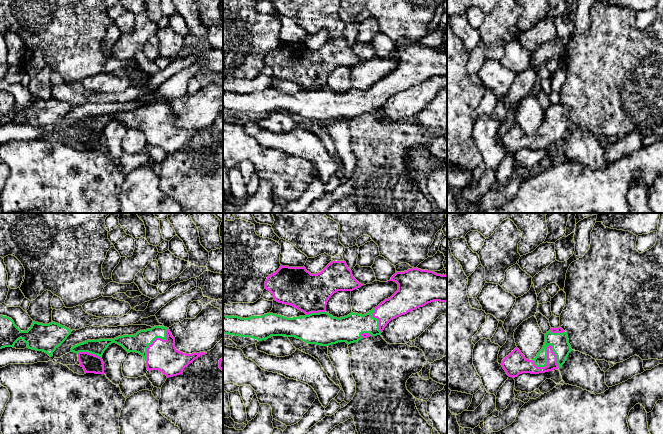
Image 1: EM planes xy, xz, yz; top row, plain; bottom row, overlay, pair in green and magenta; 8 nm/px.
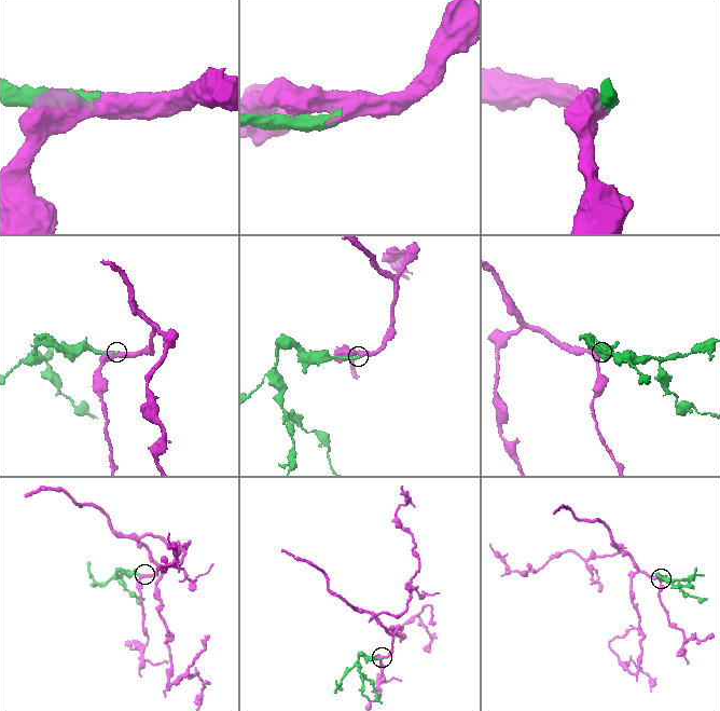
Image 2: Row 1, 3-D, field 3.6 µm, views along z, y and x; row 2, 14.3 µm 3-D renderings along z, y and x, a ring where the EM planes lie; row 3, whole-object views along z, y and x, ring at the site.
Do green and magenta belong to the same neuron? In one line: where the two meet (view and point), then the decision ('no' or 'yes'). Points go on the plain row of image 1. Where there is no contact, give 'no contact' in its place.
meets green in yz at (546, 126); yes

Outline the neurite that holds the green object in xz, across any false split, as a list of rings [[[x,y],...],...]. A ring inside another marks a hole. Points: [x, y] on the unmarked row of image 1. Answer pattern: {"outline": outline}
{"outline": [[[332,36],[317,50],[311,50],[304,42],[289,43],[281,41],[275,49],[267,53],[265,65],[273,70],[275,77],[291,81],[306,91],[293,94],[273,89],[249,94],[223,91],[223,109],[250,113],[258,117],[266,116],[271,112],[285,112],[295,113],[308,120],[321,122],[329,122],[338,118],[346,118],[349,121],[363,114],[381,111],[391,96],[428,79],[434,77],[447,78],[447,50],[441,51],[433,47],[412,44],[404,48],[396,47],[389,57],[398,60],[398,66],[390,74],[385,75],[364,91],[351,88],[347,92],[337,94],[326,88],[329,74],[337,67],[353,67],[363,62],[353,53],[352,47],[345,37]]]}

